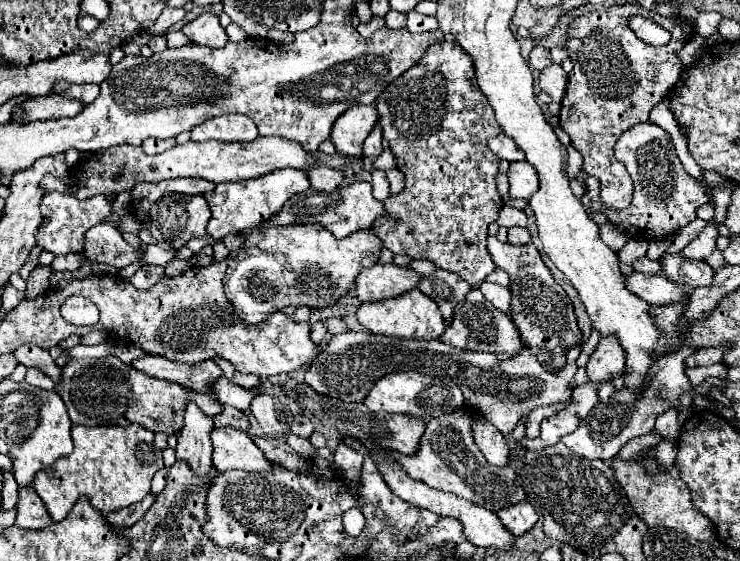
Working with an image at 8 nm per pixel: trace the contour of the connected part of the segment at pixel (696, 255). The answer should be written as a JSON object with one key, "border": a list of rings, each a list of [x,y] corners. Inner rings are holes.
{"border":[[[705,226],[703,232],[701,232],[691,244],[687,244],[687,246],[681,250],[681,254],[683,254],[685,258],[703,260],[703,258],[707,258],[707,256],[715,250],[715,240],[717,240],[717,236],[719,236],[719,232],[717,232],[715,226]]]}

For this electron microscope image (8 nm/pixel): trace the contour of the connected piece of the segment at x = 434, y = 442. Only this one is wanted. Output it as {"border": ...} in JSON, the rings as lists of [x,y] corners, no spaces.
{"border":[[[465,406],[457,408],[457,412],[429,420],[417,454],[405,456],[399,452],[389,452],[389,456],[397,464],[401,464],[407,470],[407,474],[413,476],[415,480],[421,480],[435,490],[445,490],[455,496],[461,496],[467,502],[489,508],[491,512],[497,512],[509,504],[525,500],[525,492],[517,484],[513,470],[509,466],[505,468],[491,466],[481,454],[481,450],[475,446],[471,434],[471,416],[467,414]]]}

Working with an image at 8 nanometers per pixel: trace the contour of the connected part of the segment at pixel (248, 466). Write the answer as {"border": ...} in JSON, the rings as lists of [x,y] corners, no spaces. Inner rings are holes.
{"border":[[[213,428],[213,466],[219,472],[225,470],[247,470],[247,472],[265,472],[271,470],[269,460],[253,444],[253,440],[237,428]]]}

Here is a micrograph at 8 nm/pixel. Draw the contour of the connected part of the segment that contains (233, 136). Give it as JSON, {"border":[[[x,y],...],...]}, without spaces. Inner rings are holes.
{"border":[[[225,114],[219,118],[207,120],[205,124],[199,124],[197,128],[191,128],[193,142],[203,142],[203,140],[253,142],[257,136],[259,134],[253,120],[243,114]]]}

